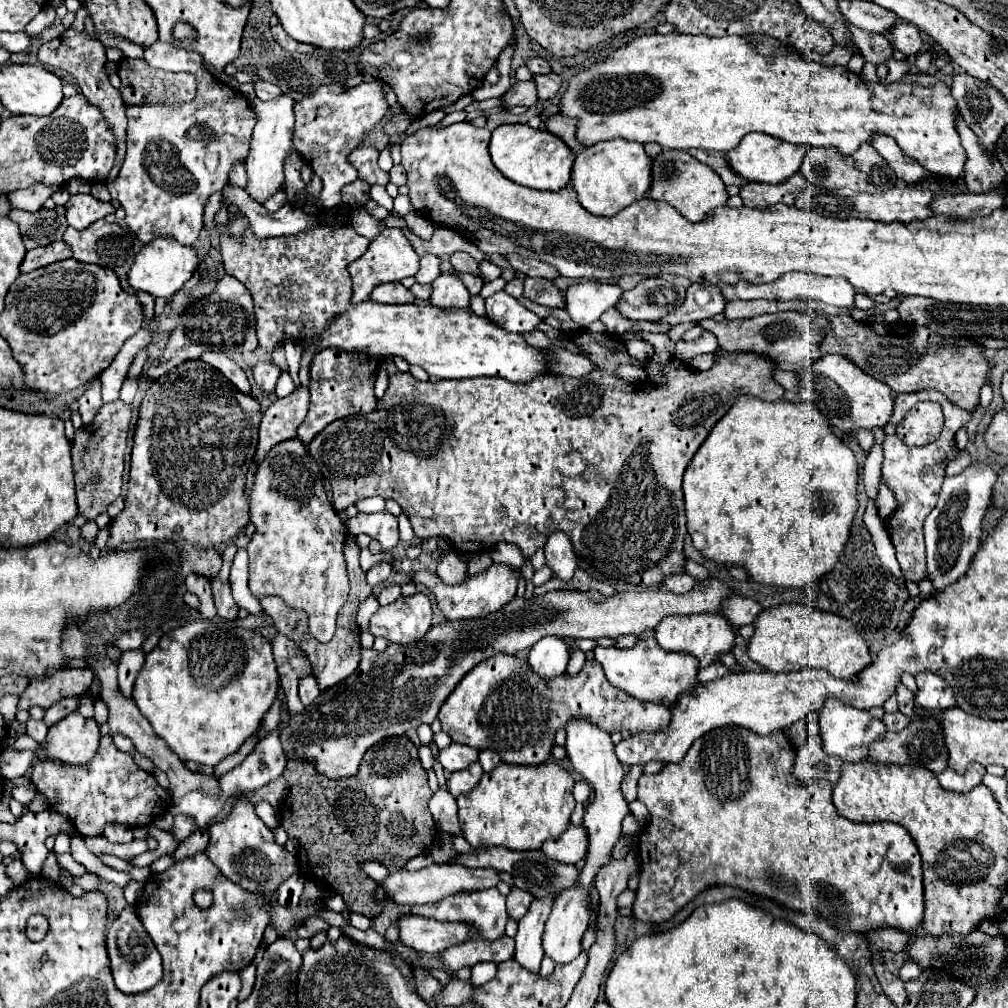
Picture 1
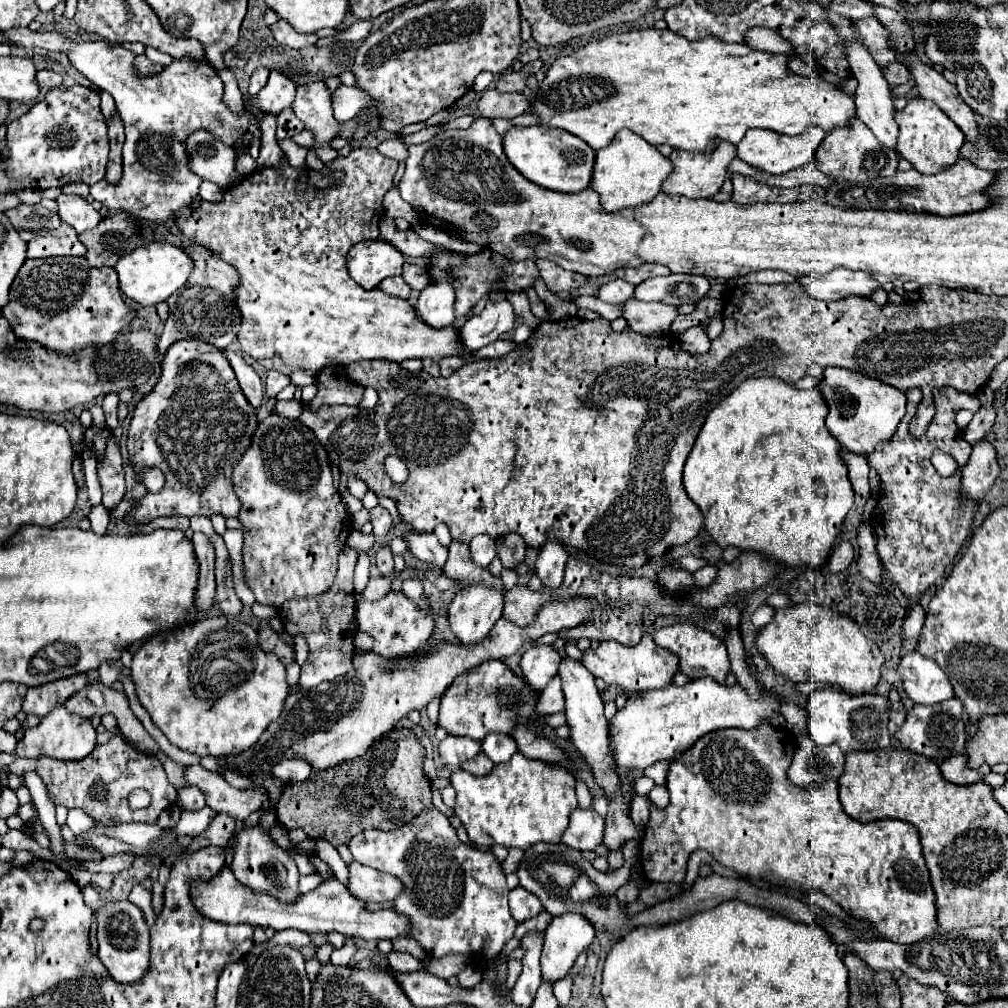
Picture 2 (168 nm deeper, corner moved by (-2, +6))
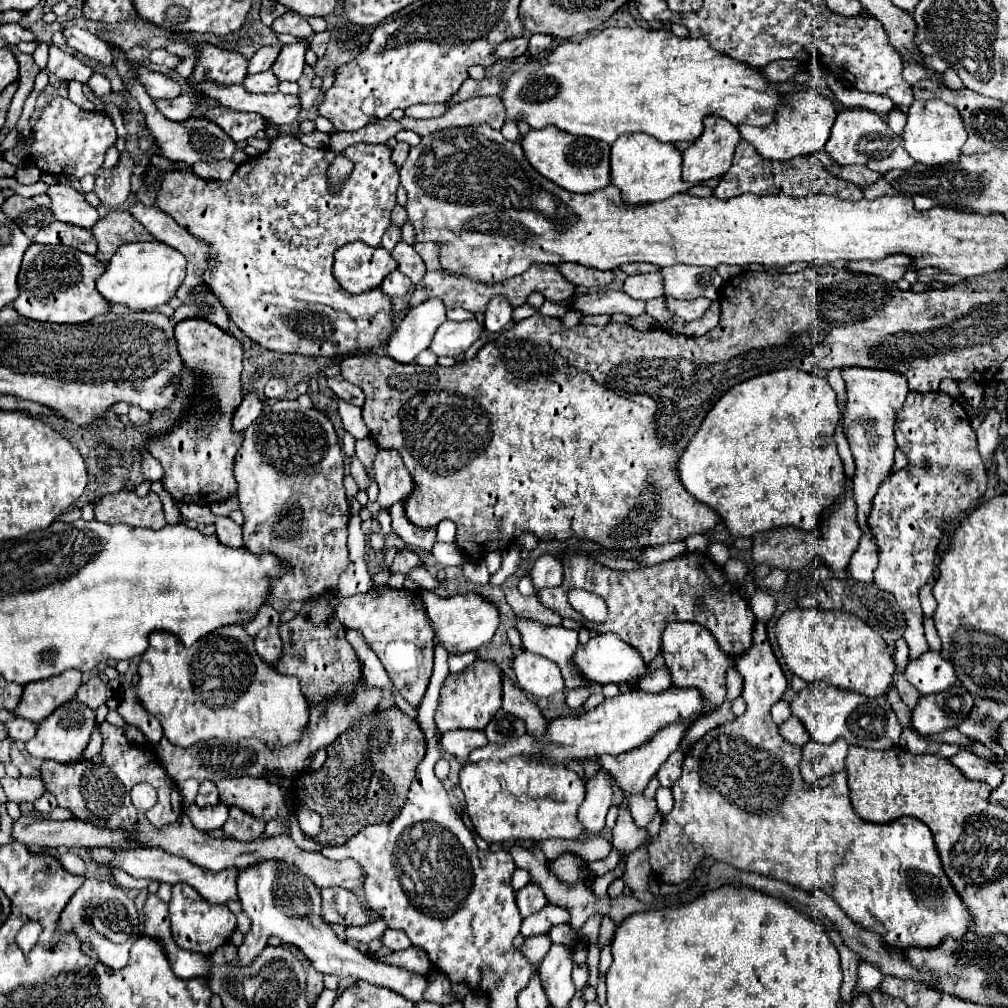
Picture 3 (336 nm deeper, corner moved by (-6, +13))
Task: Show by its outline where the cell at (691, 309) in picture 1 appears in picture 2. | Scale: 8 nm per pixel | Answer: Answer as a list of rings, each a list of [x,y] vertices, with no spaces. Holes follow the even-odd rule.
[[[630,299],[626,301],[626,307],[624,307],[624,319],[628,321],[630,329],[636,333],[642,333],[644,337],[666,335],[676,315],[678,315],[676,305],[642,303],[642,301]]]

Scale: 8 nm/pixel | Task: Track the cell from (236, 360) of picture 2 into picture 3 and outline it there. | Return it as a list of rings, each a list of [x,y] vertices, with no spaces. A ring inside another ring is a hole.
[[[256,394],[246,396],[246,400],[242,400],[242,404],[234,412],[232,430],[234,432],[244,432],[260,412],[262,412],[262,402],[258,400],[258,396]]]

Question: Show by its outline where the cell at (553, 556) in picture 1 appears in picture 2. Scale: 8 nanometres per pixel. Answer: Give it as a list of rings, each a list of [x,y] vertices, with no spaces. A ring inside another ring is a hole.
[[[550,539],[540,549],[540,555],[538,555],[538,561],[536,561],[536,575],[542,579],[542,583],[546,587],[554,589],[562,583],[568,557],[570,555],[568,555],[566,547],[562,547],[562,541]]]

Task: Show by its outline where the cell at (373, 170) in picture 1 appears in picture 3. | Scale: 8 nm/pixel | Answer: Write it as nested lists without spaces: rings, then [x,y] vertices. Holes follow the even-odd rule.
[[[282,134],[280,138],[274,138],[270,142],[270,148],[266,152],[262,152],[258,156],[252,156],[246,162],[242,162],[228,180],[204,180],[204,178],[196,176],[190,168],[182,168],[182,166],[162,174],[162,182],[160,182],[158,194],[156,194],[156,206],[160,210],[164,210],[166,214],[170,214],[194,238],[198,238],[198,240],[202,240],[202,242],[212,246],[212,258],[208,258],[208,268],[202,274],[202,284],[206,284],[206,288],[212,290],[216,298],[220,298],[222,306],[226,306],[226,312],[230,314],[230,320],[250,340],[254,340],[256,344],[260,344],[260,346],[264,346],[268,350],[274,350],[274,352],[284,352],[284,354],[298,352],[298,354],[304,354],[304,356],[338,356],[338,354],[346,354],[346,352],[352,354],[356,350],[378,350],[380,346],[384,346],[384,342],[392,334],[392,314],[390,314],[392,304],[390,304],[390,298],[386,294],[382,294],[382,290],[378,290],[378,288],[370,290],[370,292],[364,292],[364,294],[358,294],[358,296],[348,294],[336,282],[336,278],[332,274],[332,264],[334,264],[334,252],[340,246],[348,244],[348,242],[362,240],[362,242],[372,247],[380,246],[382,236],[384,236],[384,232],[390,226],[390,212],[396,206],[396,188],[400,184],[398,170],[390,162],[390,154],[392,154],[392,150],[388,150],[382,144],[378,144],[378,146],[376,144],[354,144],[354,146],[348,146],[346,150],[342,150],[342,156],[346,156],[350,160],[356,160],[354,162],[354,170],[352,170],[350,178],[342,184],[340,192],[338,194],[330,194],[328,180],[326,180],[326,170],[328,170],[328,166],[334,160],[336,154],[330,148],[304,146],[298,138]]]

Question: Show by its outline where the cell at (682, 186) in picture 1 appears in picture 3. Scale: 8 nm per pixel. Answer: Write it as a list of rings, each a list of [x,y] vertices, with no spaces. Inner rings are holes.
[[[714,114],[706,116],[702,136],[696,138],[688,150],[684,150],[682,178],[686,182],[700,182],[726,174],[738,142],[738,126]]]

